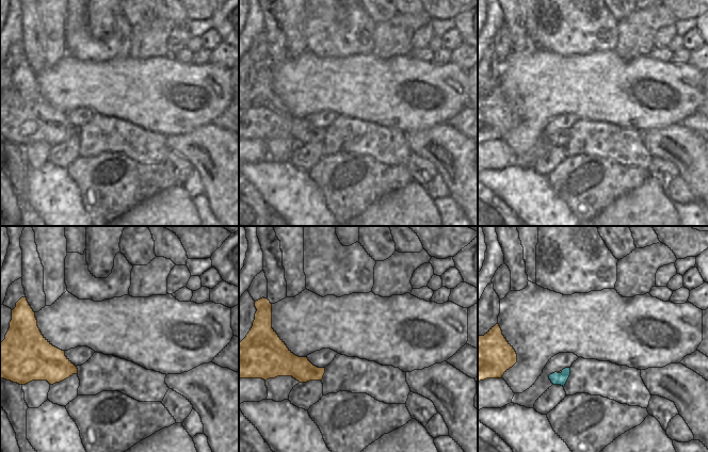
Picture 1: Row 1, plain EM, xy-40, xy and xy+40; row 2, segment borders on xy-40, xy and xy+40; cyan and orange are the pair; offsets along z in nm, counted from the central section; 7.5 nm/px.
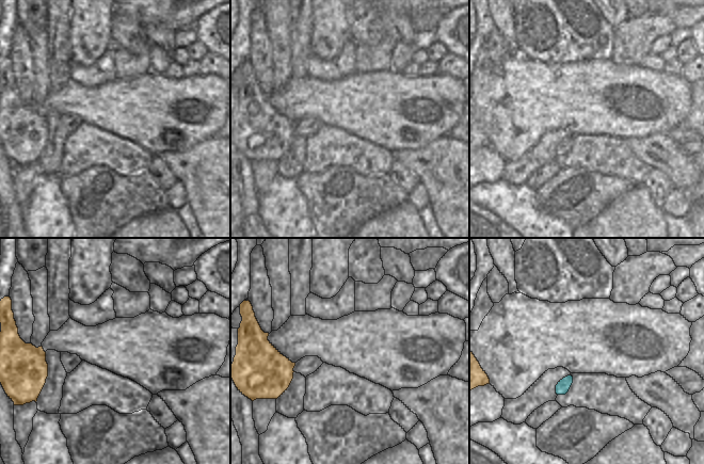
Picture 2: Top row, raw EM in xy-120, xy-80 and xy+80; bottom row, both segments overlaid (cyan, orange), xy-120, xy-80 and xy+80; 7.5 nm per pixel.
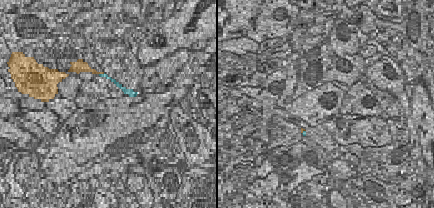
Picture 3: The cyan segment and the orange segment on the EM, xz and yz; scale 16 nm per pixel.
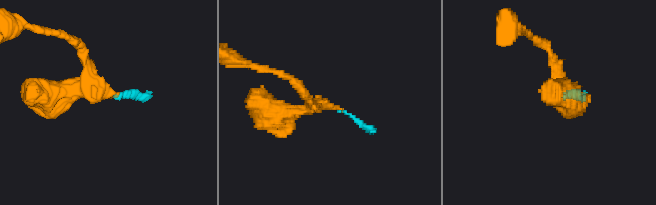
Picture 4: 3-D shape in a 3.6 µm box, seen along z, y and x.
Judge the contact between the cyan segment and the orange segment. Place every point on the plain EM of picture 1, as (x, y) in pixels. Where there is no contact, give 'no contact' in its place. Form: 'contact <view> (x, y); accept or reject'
contact xy+40 (559, 134); accept

